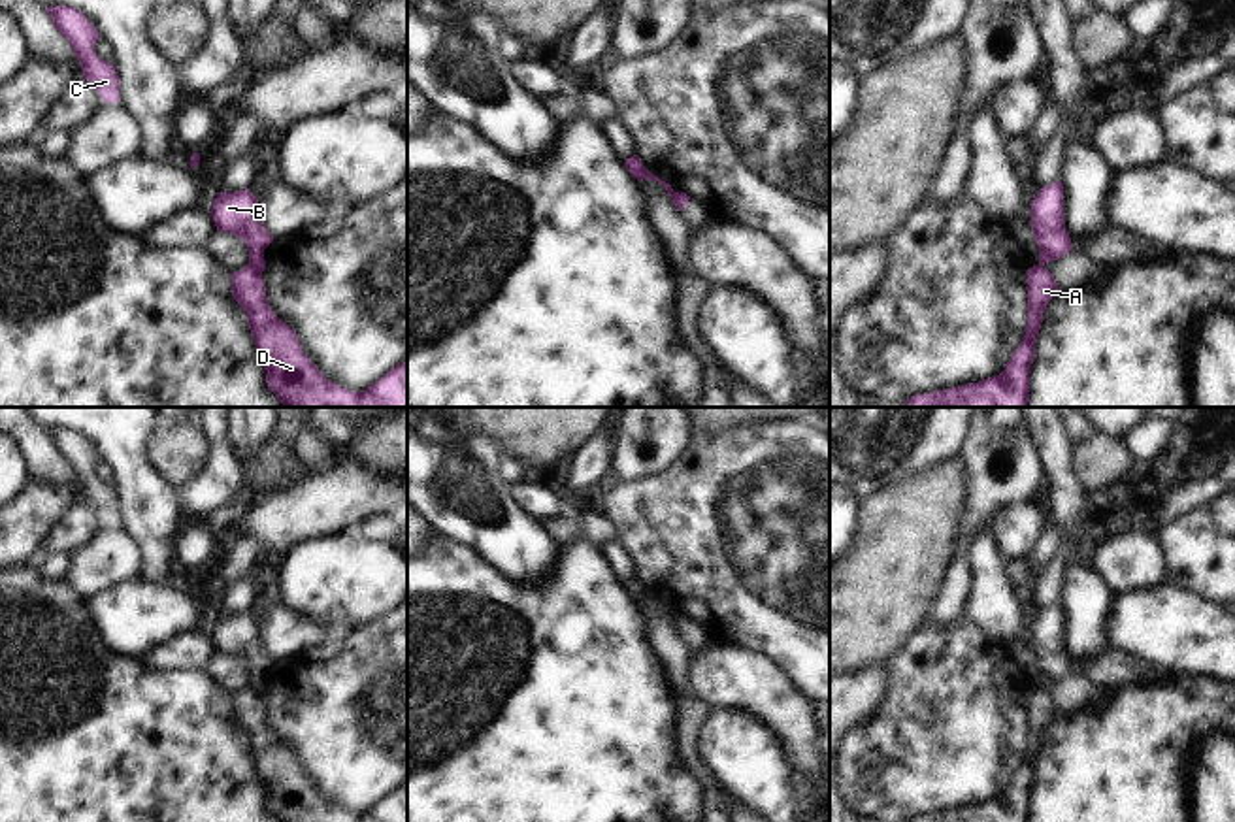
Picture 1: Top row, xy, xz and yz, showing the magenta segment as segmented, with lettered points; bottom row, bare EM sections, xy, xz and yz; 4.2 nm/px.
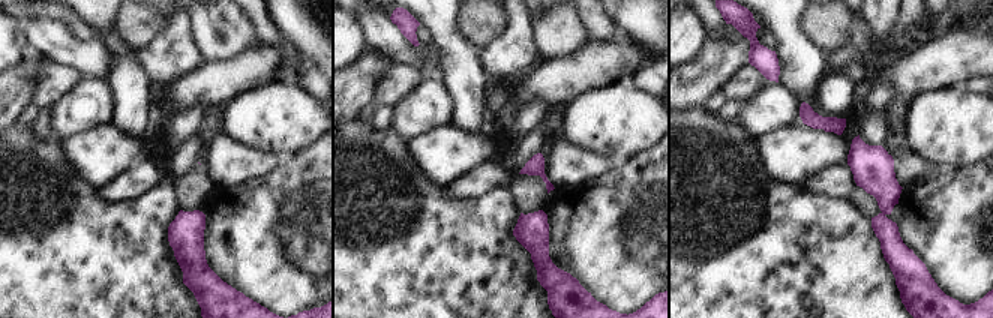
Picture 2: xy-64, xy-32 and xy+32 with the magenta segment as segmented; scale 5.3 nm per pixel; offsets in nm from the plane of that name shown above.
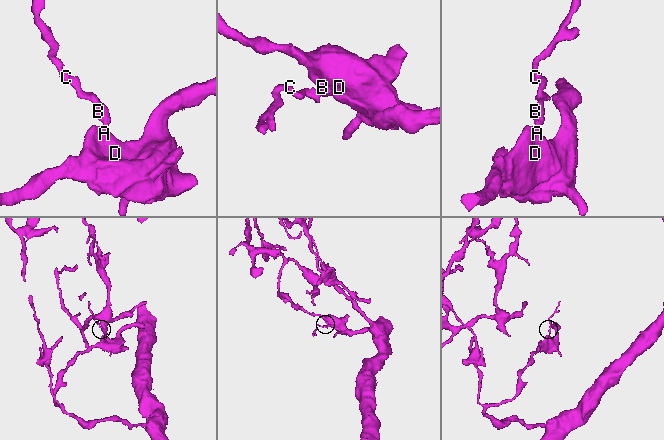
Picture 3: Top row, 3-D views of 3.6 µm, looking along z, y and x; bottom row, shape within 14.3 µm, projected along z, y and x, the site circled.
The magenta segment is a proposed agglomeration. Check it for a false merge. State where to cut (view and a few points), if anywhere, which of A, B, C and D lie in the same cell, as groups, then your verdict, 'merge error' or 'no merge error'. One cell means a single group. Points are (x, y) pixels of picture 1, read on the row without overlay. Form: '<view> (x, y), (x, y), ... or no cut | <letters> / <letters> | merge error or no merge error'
xy (249, 687), (261, 696) | A D / B C | merge error

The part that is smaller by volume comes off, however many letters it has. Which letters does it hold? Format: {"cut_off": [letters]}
{"cut_off": ["B", "C"]}

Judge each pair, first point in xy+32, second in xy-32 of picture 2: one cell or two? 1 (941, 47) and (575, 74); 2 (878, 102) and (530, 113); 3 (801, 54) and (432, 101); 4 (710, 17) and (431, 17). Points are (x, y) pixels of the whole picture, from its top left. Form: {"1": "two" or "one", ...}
{"1": "one", "2": "one", "3": "two", "4": "two"}

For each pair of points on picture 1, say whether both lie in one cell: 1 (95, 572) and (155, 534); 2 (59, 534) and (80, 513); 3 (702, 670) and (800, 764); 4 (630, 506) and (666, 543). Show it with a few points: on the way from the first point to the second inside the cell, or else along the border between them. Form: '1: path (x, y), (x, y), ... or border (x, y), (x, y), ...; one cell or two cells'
1: border (117, 525), (140, 553), (138, 577); two cells
2: path (65, 528), (74, 519); one cell
3: path (734, 677), (743, 679), (796, 732); one cell
4: path (640, 515), (658, 534); one cell

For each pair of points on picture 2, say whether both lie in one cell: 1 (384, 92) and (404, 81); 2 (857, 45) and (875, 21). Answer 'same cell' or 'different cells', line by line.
1: same cell
2: different cells

